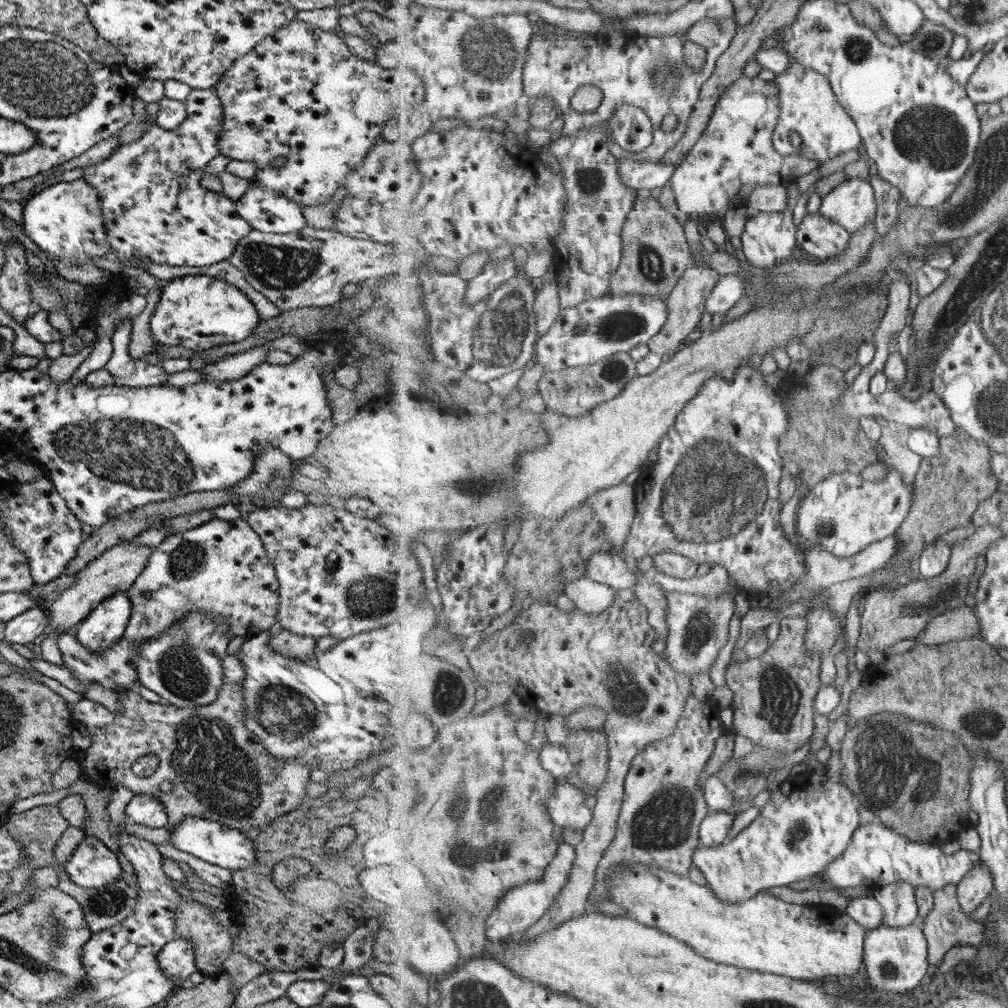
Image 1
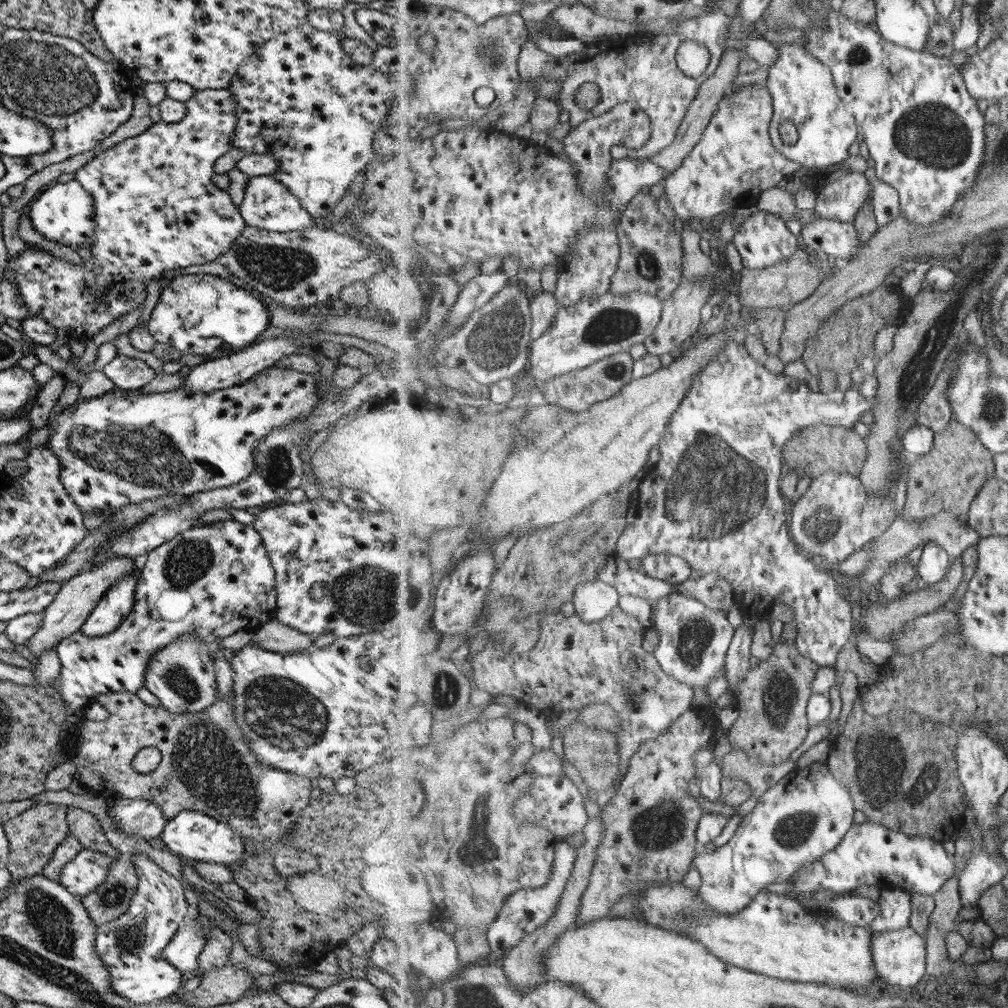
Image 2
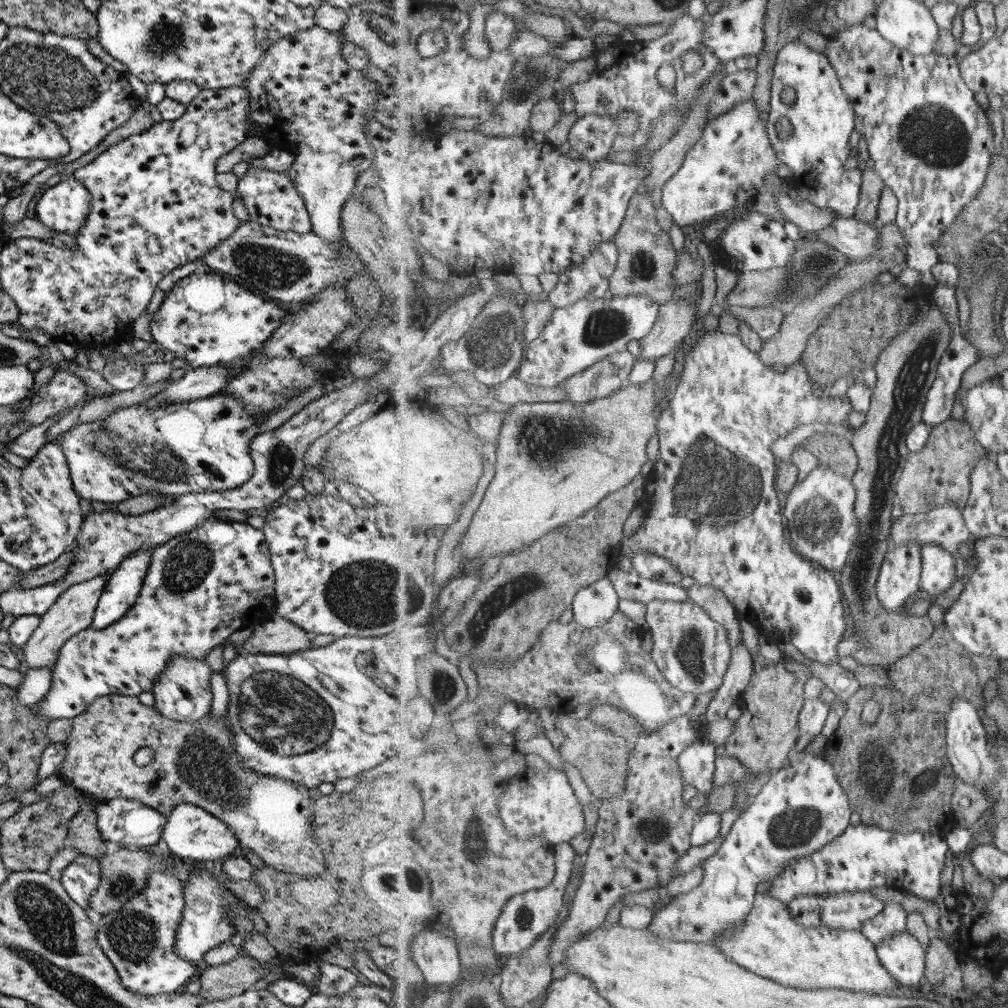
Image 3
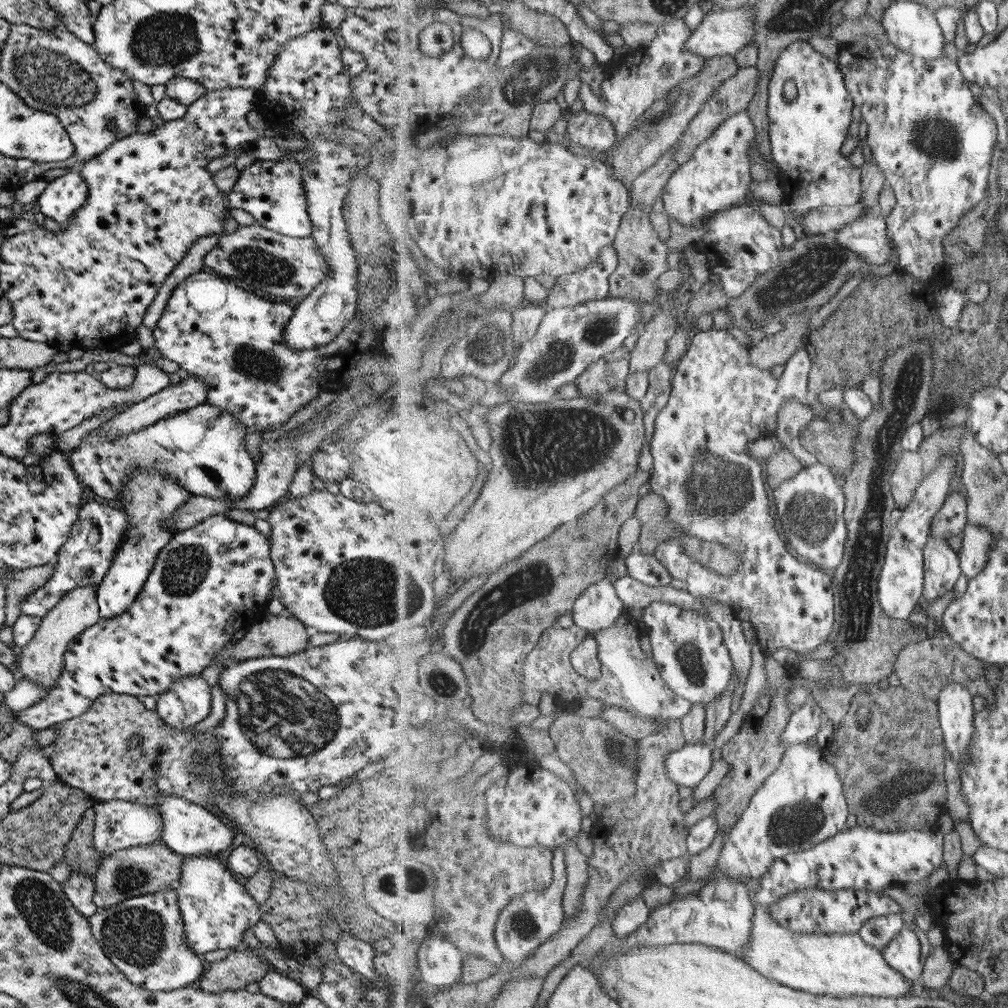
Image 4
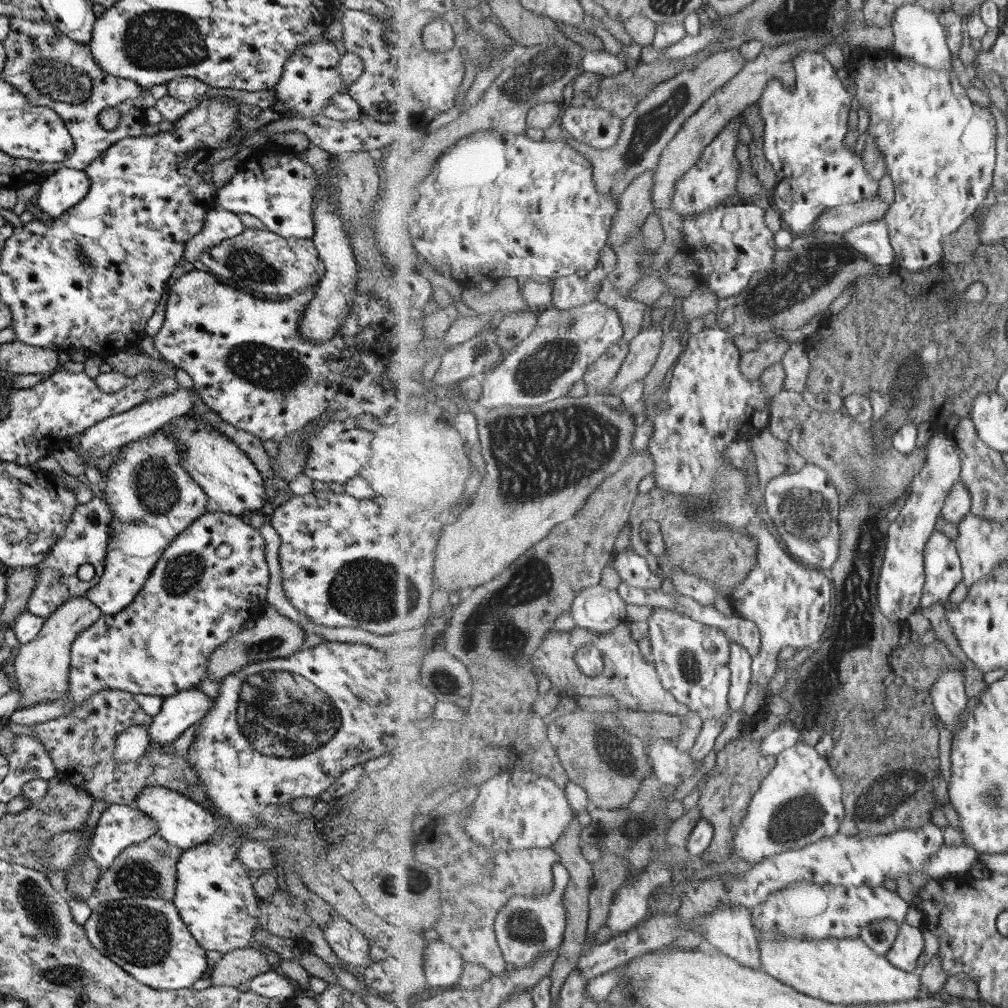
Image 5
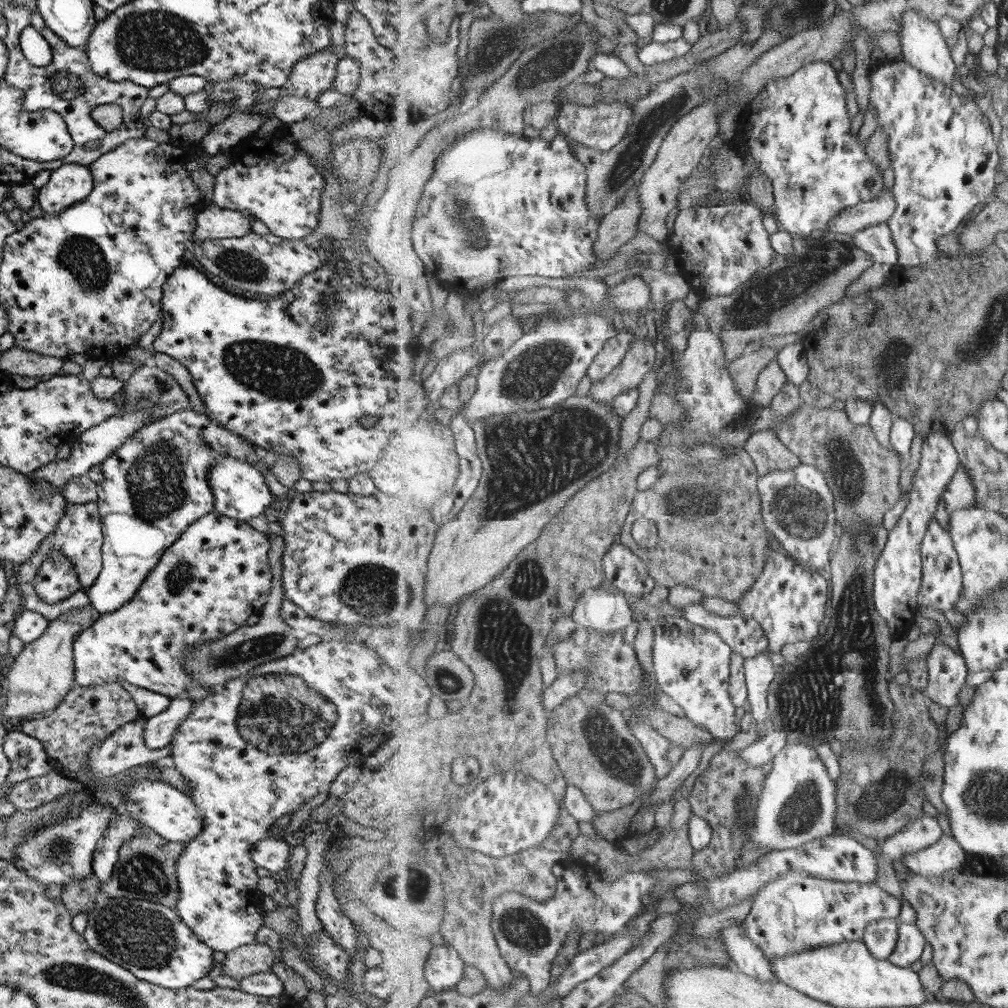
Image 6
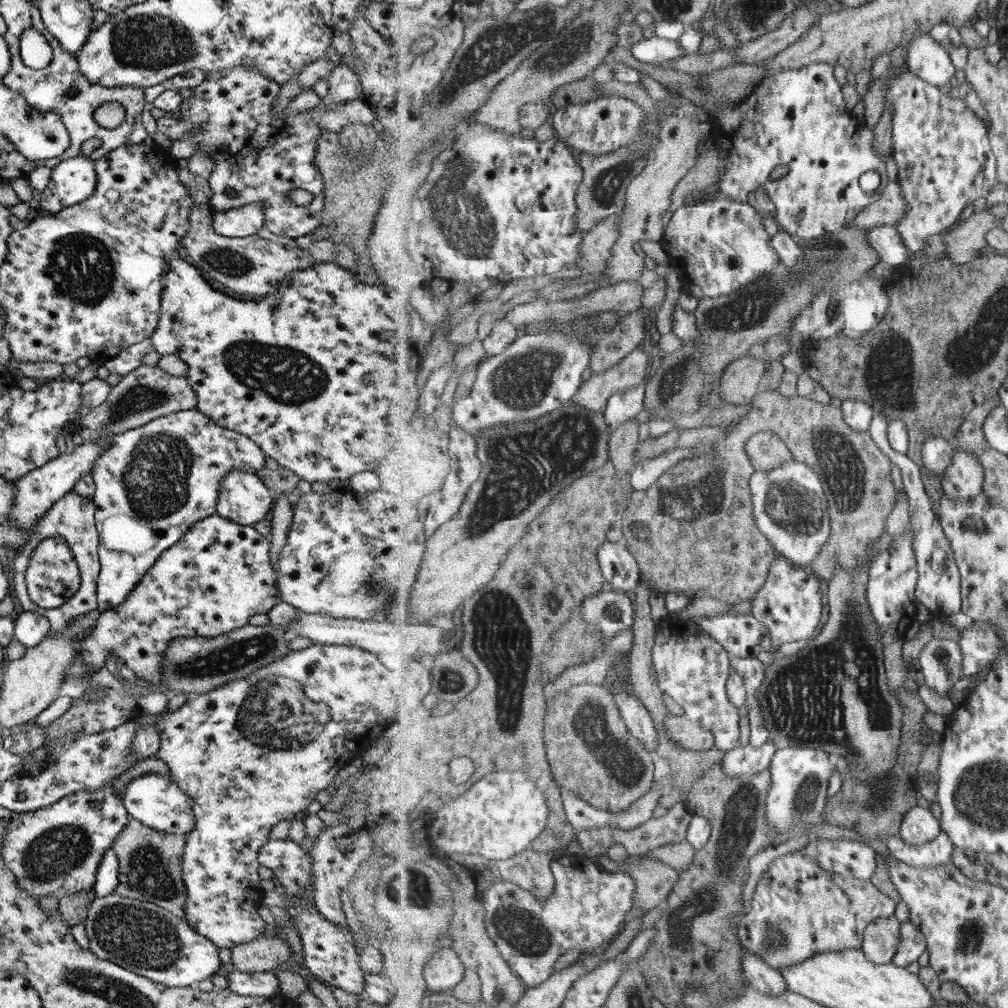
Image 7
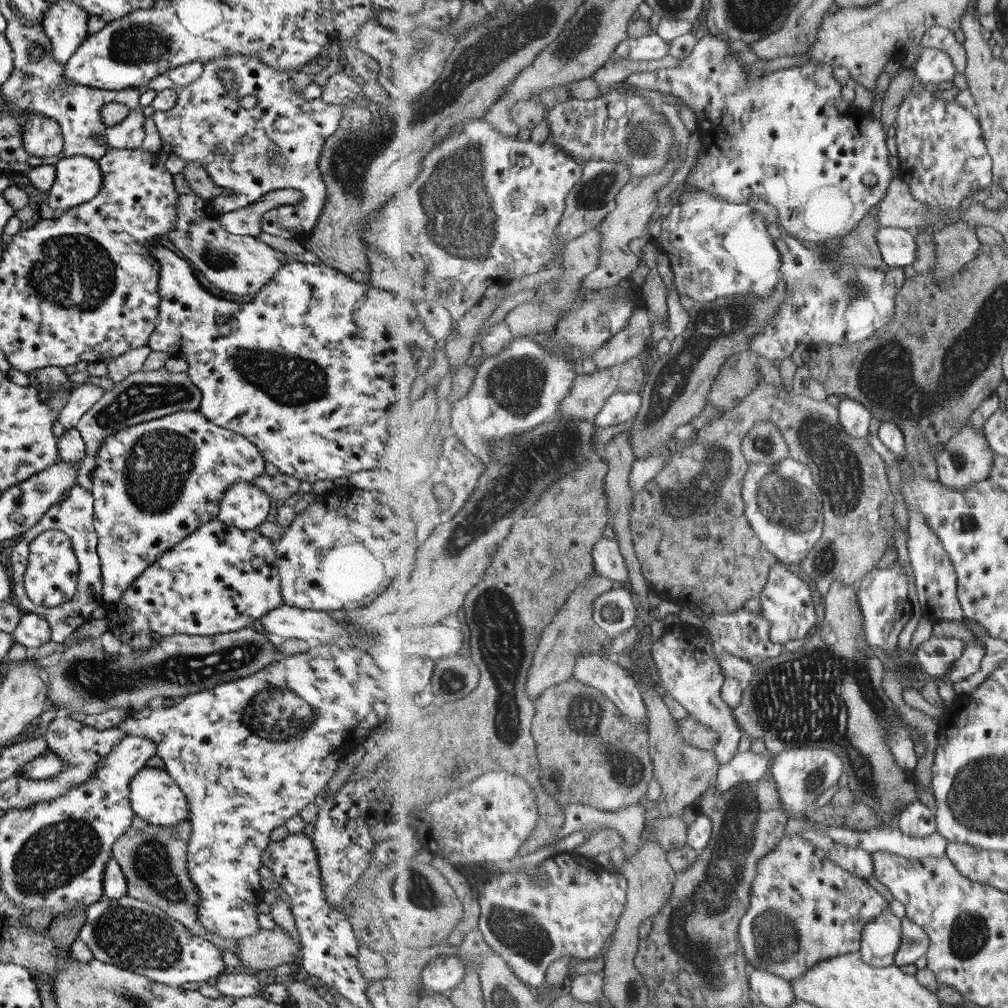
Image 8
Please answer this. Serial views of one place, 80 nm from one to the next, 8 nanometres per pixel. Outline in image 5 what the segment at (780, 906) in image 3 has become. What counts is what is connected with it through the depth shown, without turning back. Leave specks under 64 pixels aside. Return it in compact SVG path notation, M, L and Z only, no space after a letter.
M779 938L779 940L760 940L762 970L777 980L796 988L799 992L835 1004L879 1004L898 1003L919 998L921 992L920 976L901 970L886 956L873 951L862 938L827 940L807 940L807 938Z

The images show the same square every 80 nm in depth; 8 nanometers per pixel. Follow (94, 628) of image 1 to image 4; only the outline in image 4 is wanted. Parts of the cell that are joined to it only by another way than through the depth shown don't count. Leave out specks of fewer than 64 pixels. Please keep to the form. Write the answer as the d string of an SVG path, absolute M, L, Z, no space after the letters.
M133 467L133 472L134 474L130 476L126 486L122 488L122 492L118 494L118 498L115 498L124 502L119 510L128 516L130 526L126 528L124 540L120 542L115 556L110 562L112 565L103 575L101 582L96 585L95 602L98 607L99 619L111 619L126 612L141 590L157 553L168 540L173 538L173 532L177 532L177 530L172 530L172 526L165 527L164 522L175 509L193 496L166 474L147 473L147 471L139 471L137 467Z

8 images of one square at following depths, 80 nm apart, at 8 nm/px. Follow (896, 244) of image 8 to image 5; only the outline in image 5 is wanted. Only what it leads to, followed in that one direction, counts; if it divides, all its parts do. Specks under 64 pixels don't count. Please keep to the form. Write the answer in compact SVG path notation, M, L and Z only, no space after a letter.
M884 218L848 230L845 239L876 266L889 265L896 261L896 252Z

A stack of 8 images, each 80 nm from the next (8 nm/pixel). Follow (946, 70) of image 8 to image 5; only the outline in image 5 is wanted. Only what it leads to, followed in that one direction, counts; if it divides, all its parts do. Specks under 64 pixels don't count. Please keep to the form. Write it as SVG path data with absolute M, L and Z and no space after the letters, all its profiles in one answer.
M913 3L904 4L893 17L892 27L895 33L894 50L899 56L919 61L934 69L951 69L954 56L944 26L934 12Z

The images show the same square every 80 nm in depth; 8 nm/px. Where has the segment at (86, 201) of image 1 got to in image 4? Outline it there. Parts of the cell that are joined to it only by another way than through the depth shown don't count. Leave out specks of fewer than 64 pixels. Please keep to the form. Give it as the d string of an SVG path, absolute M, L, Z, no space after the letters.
M72 170L47 182L35 199L39 218L50 218L61 227L68 223L72 214L83 206L87 196L85 181Z

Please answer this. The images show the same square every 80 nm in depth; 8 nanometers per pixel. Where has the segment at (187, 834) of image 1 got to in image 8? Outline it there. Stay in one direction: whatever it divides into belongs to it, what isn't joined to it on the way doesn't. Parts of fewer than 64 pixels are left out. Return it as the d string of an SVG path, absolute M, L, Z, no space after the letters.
M143 766L129 780L128 789L131 813L146 824L155 827L173 827L187 821L189 812L186 798L163 769Z

